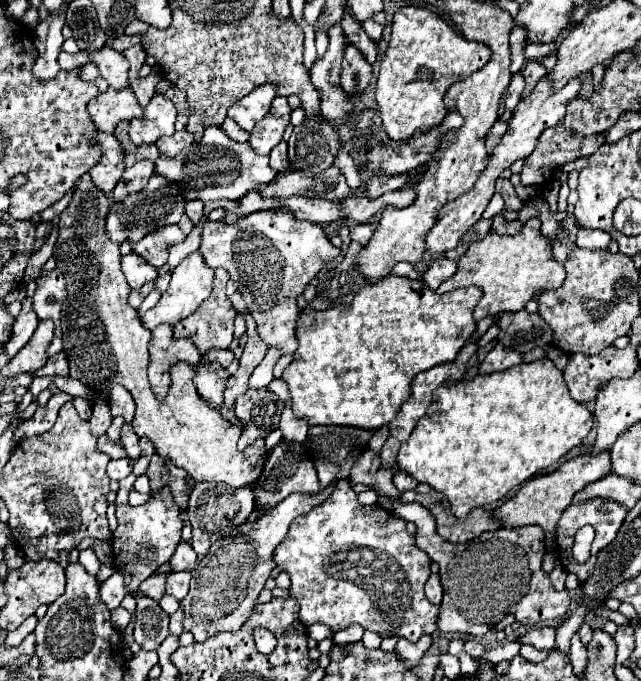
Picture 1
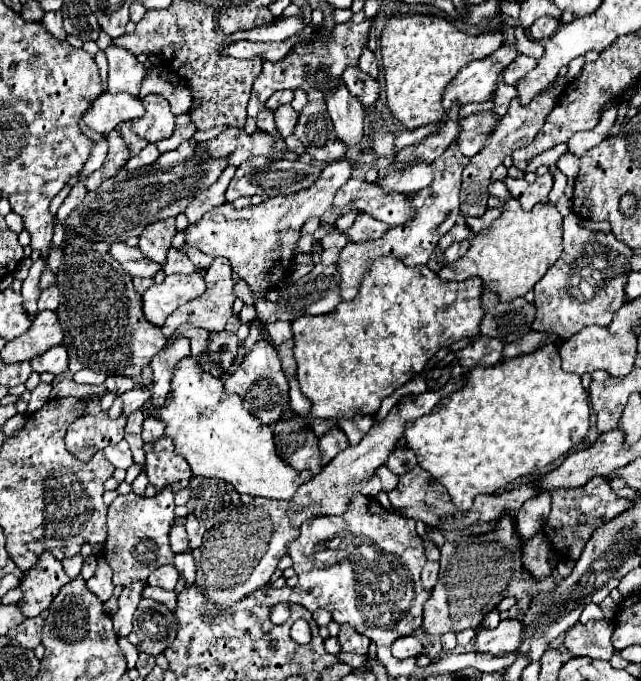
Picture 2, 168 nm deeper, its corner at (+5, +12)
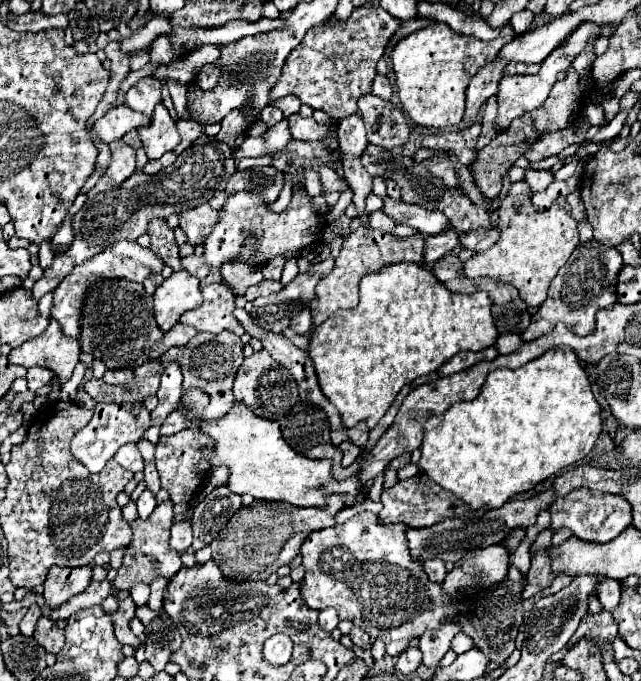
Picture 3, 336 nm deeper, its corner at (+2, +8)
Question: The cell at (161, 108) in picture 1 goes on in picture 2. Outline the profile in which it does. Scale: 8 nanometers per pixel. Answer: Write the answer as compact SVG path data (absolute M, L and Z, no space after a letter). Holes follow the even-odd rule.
M150 94L142 98L142 104L146 108L146 114L138 120L132 120L132 130L148 142L170 138L174 132L174 114L170 112L168 100L158 94Z

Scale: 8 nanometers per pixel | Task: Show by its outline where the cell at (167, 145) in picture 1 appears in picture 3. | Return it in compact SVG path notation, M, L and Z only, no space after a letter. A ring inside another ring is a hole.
M181 118L181 120L177 120L177 130L179 130L179 134L181 134L181 144L173 150L173 152L177 152L177 154L181 154L187 146L193 144L193 140L197 140L197 138L203 134L203 126L197 124L197 122L191 120L191 118Z

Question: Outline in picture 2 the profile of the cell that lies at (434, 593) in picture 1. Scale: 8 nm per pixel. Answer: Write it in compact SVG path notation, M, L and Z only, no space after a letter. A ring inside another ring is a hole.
M426 562L422 570L422 584L426 590L432 590L438 580L438 562Z

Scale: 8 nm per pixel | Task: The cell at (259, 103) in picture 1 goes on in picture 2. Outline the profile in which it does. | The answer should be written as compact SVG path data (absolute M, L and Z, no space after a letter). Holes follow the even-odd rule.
M364 12L354 14L346 24L338 24L334 28L334 36L330 40L322 40L322 36L318 36L314 42L298 42L288 54L286 58L282 58L280 62L264 62L262 74L256 78L254 82L254 92L256 96L250 96L250 104L248 104L248 116L256 118L260 110L264 110L266 100L278 92L278 90L320 90L320 92L328 92L330 88L326 88L324 84L320 84L314 78L314 72L318 72L318 68L326 68L326 72L330 72L330 80L334 80L334 84L338 84L342 80L342 72L350 66L358 66L358 58L362 54L362 48L368 44L370 38L370 28L372 28L372 20L366 18Z

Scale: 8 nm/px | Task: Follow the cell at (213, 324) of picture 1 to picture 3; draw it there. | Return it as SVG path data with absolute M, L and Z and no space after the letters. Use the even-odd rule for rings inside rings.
M223 282L209 284L201 288L201 292L203 292L203 304L195 310L185 312L179 322L193 326L199 332L219 334L223 330L231 330L237 336L241 336L245 330L233 316L235 294Z

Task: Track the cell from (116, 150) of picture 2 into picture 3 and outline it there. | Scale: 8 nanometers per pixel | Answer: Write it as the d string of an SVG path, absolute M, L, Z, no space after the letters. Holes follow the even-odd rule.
M113 140L109 144L113 160L107 172L99 178L99 182L87 192L87 198L93 198L97 192L105 192L123 180L127 180L135 172L135 150L127 146L123 140Z

